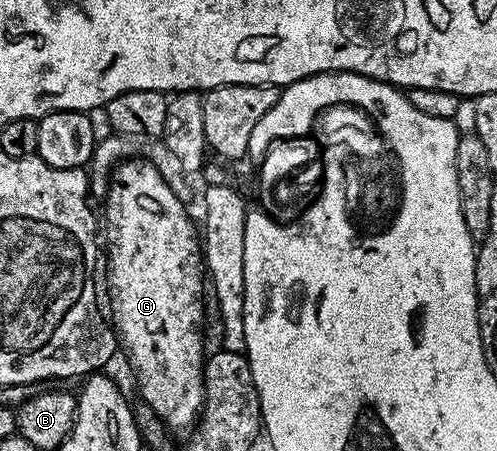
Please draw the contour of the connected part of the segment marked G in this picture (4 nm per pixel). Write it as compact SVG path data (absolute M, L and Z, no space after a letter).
M127 159L113 169L112 179L109 185L109 194L103 199L105 204L105 219L109 222L109 283L113 288L109 291L109 307L113 310L111 323L115 328L115 334L123 351L129 354L129 363L137 374L137 383L141 386L140 398L165 423L166 428L173 427L192 428L199 418L199 412L205 402L205 335L201 332L201 326L205 323L205 289L207 293L207 272L202 254L202 240L199 231L193 228L189 220L186 204L181 203L175 193L171 191L171 185L160 175L153 163L145 159Z

